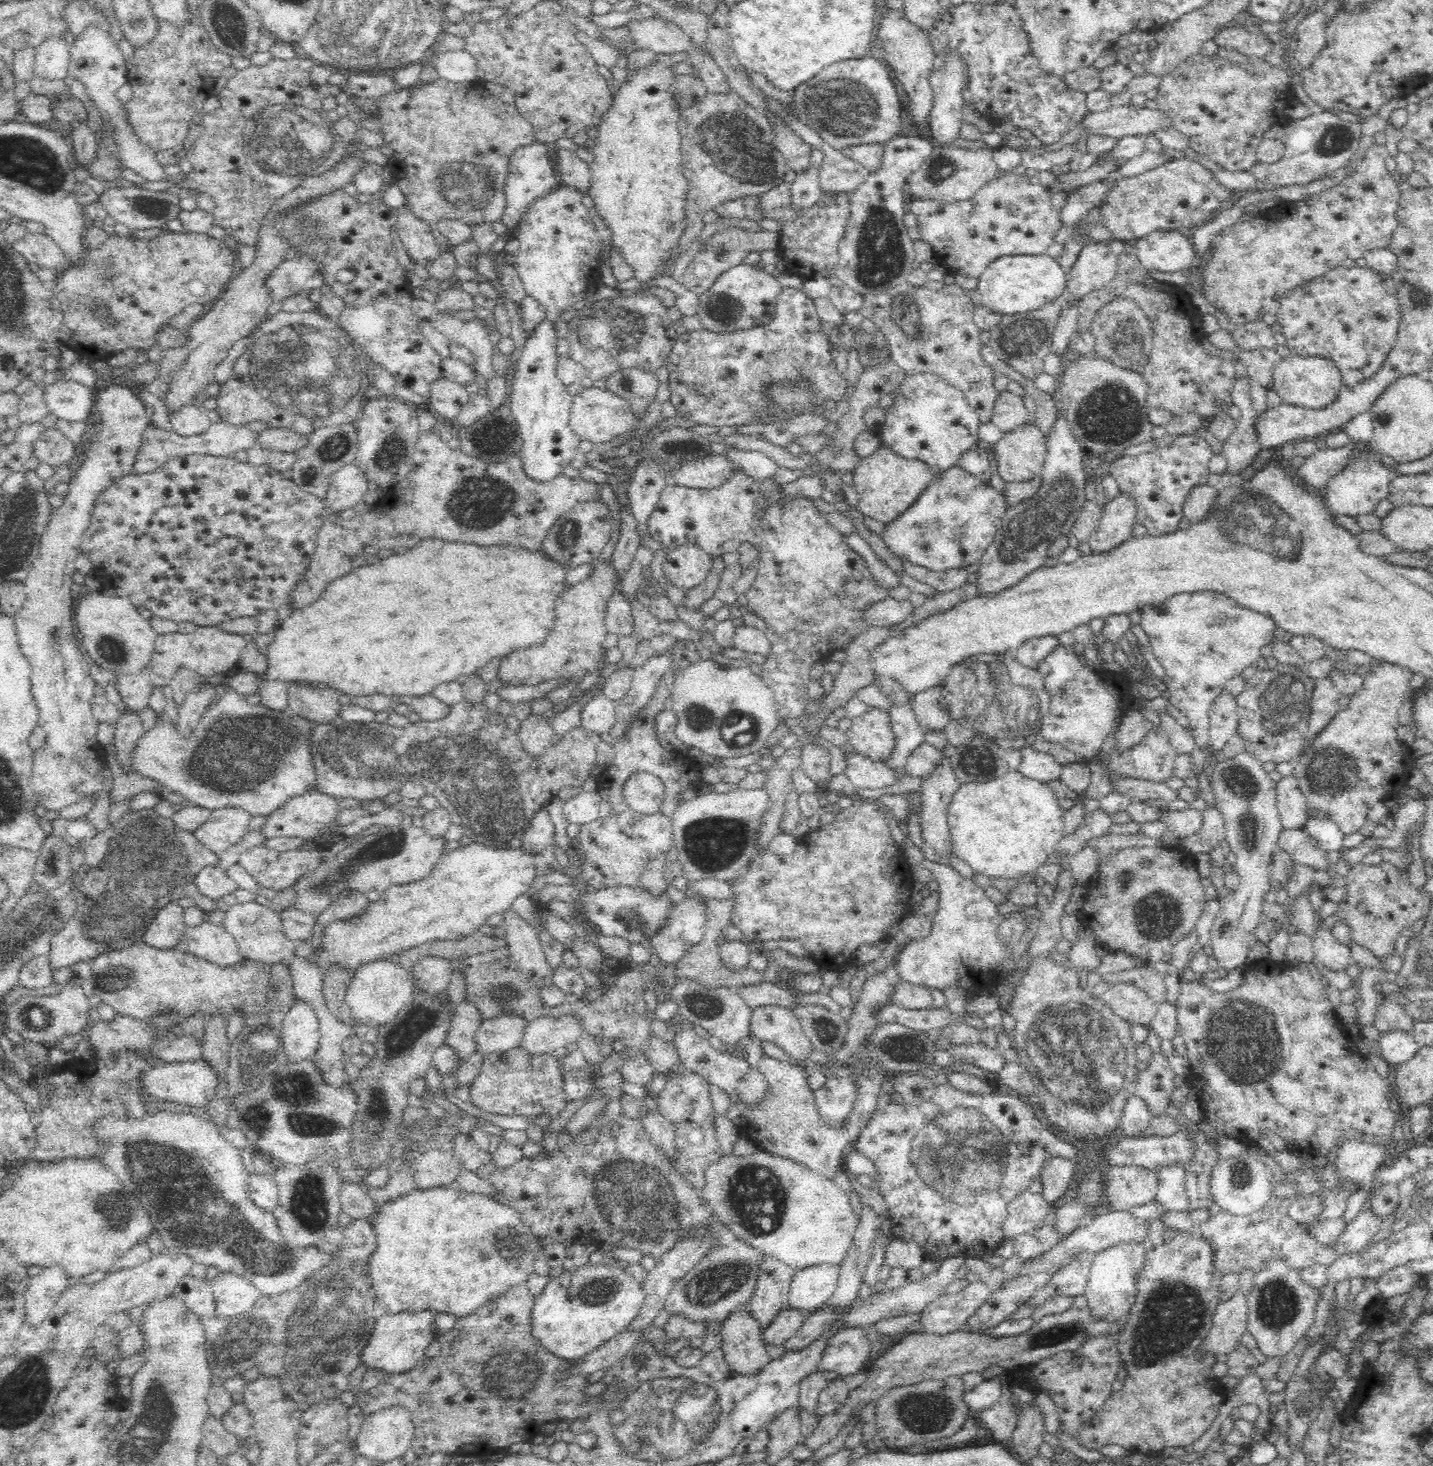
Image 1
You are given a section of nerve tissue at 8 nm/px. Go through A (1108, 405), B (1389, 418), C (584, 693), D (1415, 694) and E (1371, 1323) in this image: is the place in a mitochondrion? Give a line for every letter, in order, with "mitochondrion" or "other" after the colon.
A: mitochondrion
B: mitochondrion
C: other
D: other
E: other

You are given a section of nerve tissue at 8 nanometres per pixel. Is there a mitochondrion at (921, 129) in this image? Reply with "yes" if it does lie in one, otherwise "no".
no

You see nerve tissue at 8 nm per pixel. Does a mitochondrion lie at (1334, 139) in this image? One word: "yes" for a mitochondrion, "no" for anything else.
yes

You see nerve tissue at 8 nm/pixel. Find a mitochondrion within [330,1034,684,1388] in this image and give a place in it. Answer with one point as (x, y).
(595, 1292)

